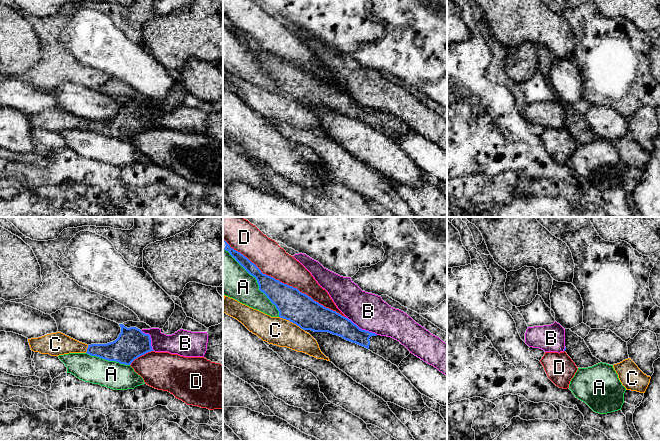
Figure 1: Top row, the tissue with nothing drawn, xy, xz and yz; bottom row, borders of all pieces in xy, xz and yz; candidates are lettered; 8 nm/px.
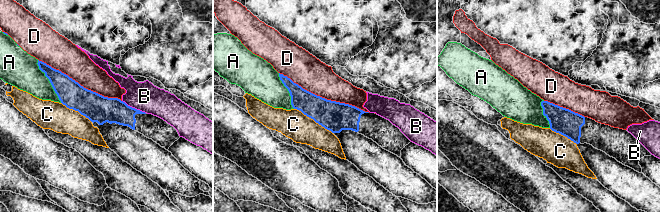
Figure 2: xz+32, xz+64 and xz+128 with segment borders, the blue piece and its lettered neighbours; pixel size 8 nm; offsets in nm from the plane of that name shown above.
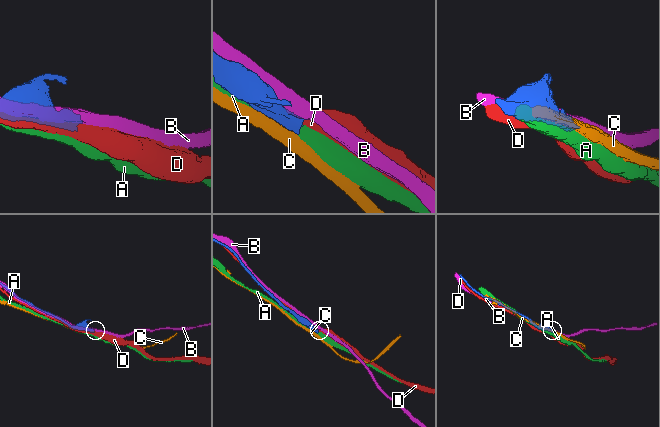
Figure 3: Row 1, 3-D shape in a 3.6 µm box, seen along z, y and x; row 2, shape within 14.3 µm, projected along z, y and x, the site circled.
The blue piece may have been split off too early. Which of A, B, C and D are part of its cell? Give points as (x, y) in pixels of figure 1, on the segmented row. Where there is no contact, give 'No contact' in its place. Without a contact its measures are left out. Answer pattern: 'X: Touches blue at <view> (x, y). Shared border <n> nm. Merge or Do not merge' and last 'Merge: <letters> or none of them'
A: Touches blue at xz (257, 281). Shared border 700 nm. Do not merge
B: Touches blue at xz (361, 329). Shared border 300 nm. Do not merge
C: Touches blue at xz (291, 321). Shared border 240 nm. Do not merge
D: Touches blue at xz (283, 283). Shared border 1150 nm. Do not merge
Merge: none of them

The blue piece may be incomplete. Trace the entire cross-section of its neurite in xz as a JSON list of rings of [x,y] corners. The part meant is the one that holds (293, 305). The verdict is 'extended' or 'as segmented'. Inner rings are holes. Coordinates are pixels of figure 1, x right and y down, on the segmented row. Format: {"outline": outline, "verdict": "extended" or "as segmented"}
{"outline": [[[224,239],[223,242],[226,245],[224,250],[256,278],[259,290],[276,306],[280,318],[289,320],[303,330],[328,332],[340,336],[369,349],[397,367],[410,354],[399,341],[362,330],[348,318],[324,307],[297,288],[263,274],[247,257],[231,248]]], "verdict": "extended"}

